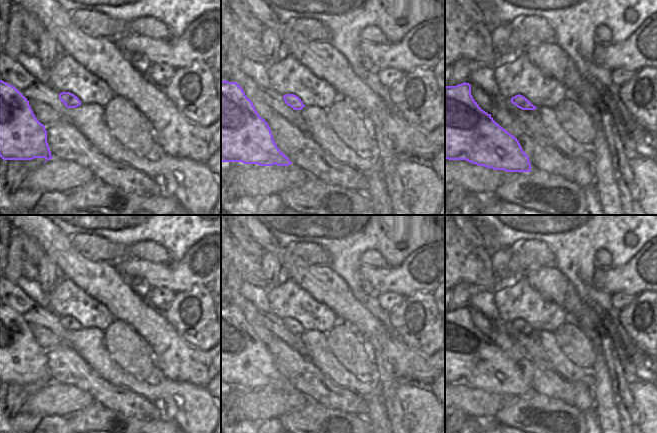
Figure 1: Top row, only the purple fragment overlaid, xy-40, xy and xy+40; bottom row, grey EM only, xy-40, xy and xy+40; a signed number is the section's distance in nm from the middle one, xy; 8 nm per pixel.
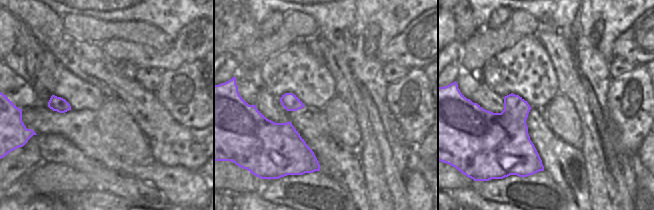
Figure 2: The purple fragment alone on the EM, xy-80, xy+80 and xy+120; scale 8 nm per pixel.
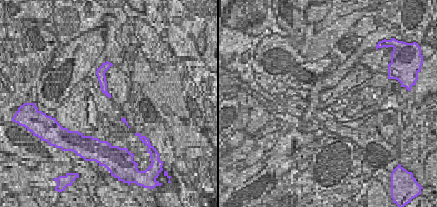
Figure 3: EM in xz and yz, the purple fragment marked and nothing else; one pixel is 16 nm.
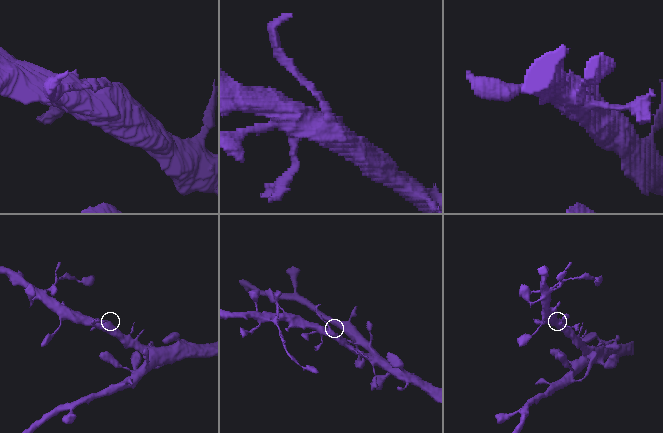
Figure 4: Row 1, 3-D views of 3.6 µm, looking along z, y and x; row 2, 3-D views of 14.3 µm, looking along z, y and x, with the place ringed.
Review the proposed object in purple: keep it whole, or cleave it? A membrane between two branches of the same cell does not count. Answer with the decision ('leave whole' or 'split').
leave whole

